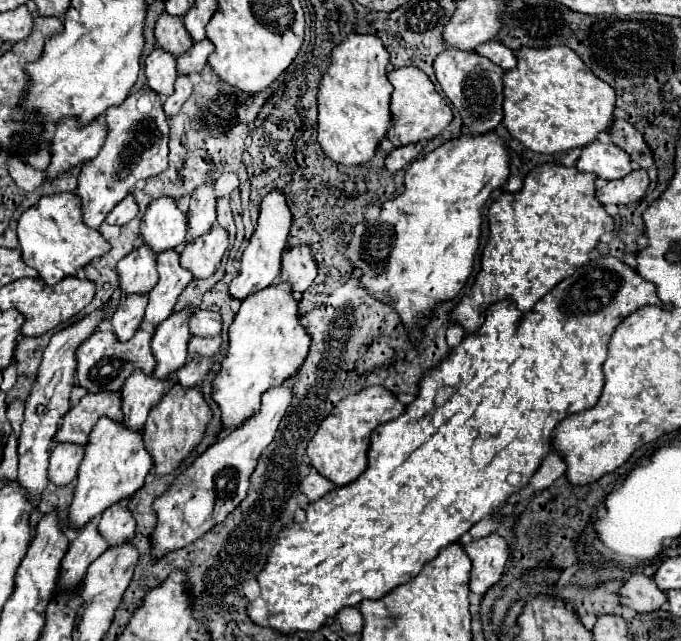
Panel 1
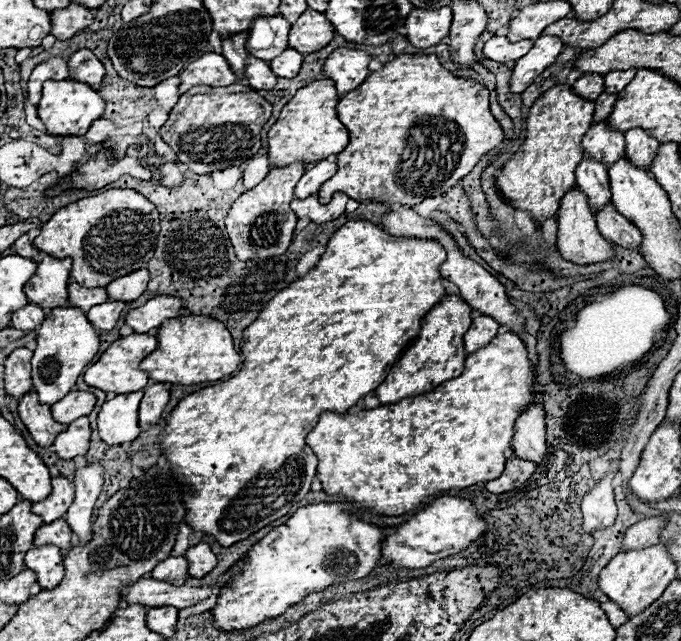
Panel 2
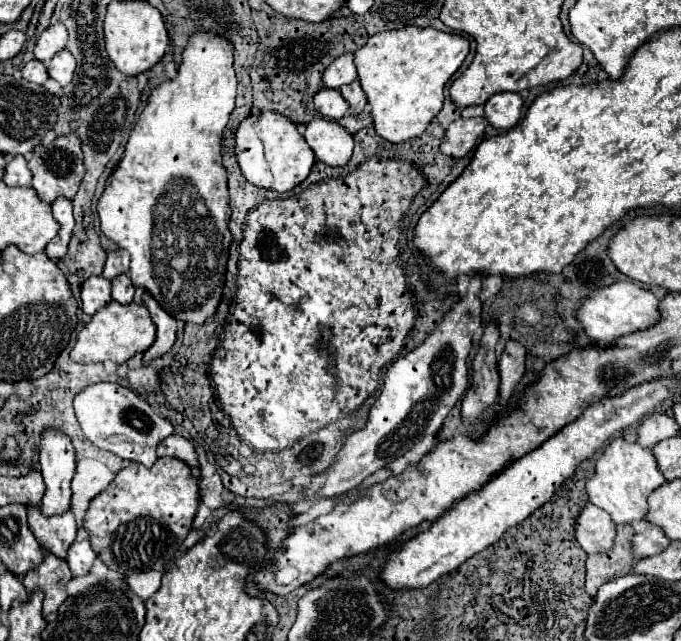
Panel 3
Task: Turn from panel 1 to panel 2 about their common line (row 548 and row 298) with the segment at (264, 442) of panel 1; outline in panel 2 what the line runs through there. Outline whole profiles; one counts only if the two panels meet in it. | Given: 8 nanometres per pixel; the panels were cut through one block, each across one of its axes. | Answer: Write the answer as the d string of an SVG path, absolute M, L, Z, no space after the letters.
M154 296L144 306L130 310L126 316L126 324L136 334L148 334L152 332L152 328L158 328L164 320L182 316L184 312L186 310L184 310L182 300L172 298L172 296Z

